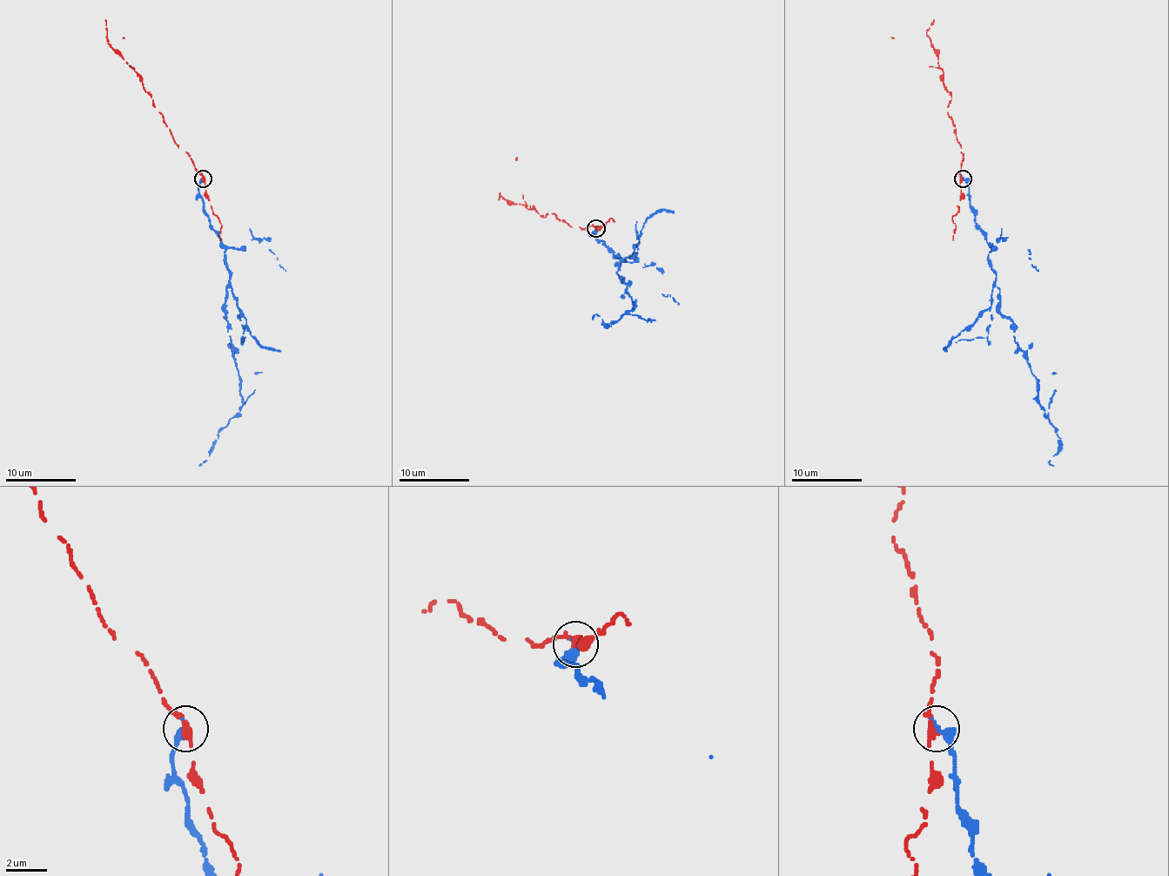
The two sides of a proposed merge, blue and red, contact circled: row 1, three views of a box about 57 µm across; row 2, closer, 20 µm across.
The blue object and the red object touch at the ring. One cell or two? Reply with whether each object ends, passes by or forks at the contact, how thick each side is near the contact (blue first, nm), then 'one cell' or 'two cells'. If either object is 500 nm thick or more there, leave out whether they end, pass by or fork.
blue ends | red ends | 400/400 nm | two cells

